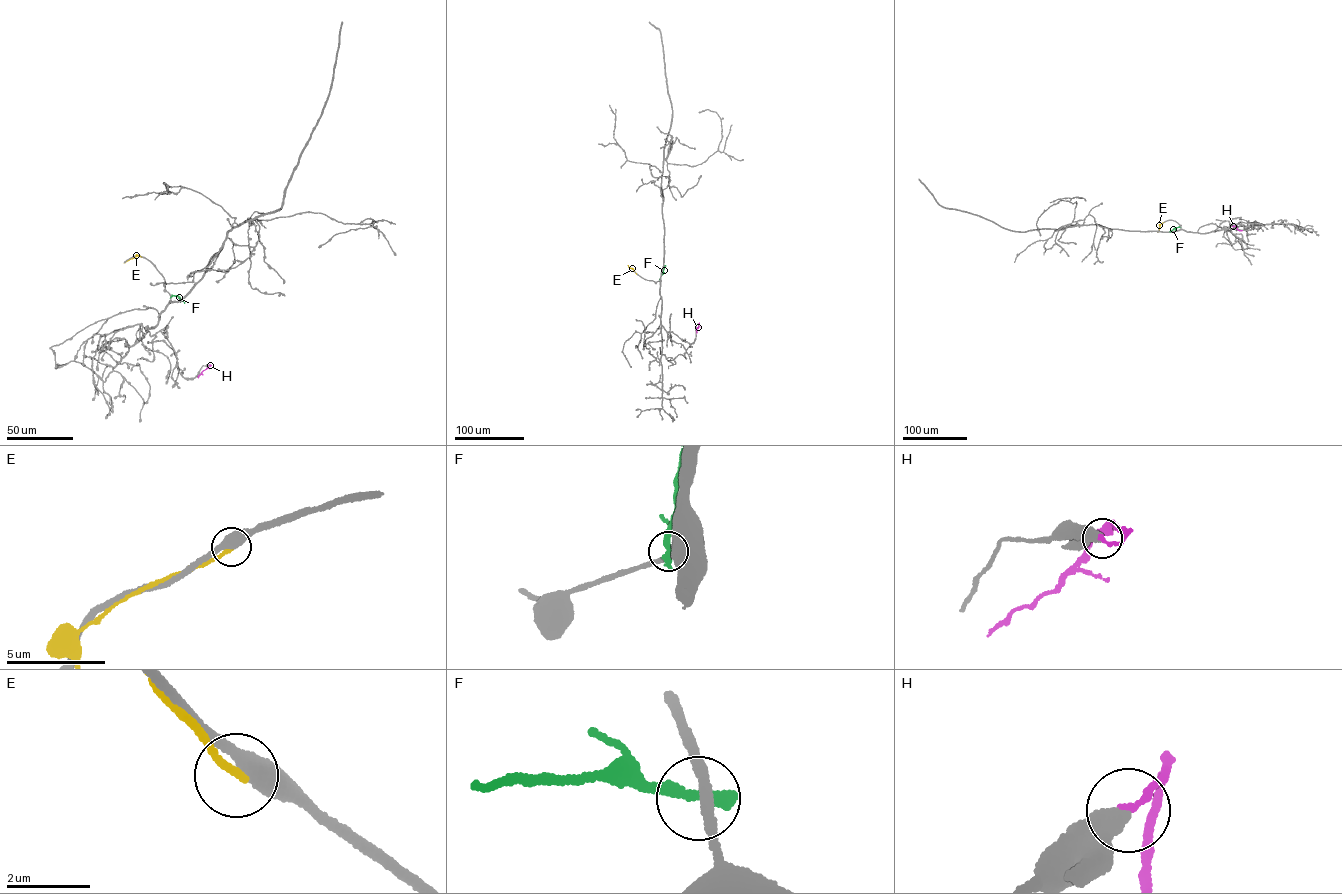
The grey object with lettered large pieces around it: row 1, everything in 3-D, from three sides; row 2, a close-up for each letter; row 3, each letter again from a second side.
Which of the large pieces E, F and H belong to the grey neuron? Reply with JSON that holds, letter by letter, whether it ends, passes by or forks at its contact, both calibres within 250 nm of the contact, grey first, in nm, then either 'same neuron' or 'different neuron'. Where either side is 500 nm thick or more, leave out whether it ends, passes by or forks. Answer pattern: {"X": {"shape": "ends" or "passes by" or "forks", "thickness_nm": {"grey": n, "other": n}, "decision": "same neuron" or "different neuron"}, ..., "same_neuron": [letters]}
{"E": {"shape": "ends", "thickness_nm": {"grey": 400, "other": 190}, "decision": "different neuron"}, "F": {"shape": "ends", "thickness_nm": {"grey": 240, "other": 360}, "decision": "different neuron"}, "H": {"shape": "ends", "thickness_nm": {"grey": 480, "other": 180}, "decision": "different neuron"}, "same_neuron": []}

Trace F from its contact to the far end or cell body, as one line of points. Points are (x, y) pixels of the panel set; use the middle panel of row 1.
F: (660, 280), (666, 265)

